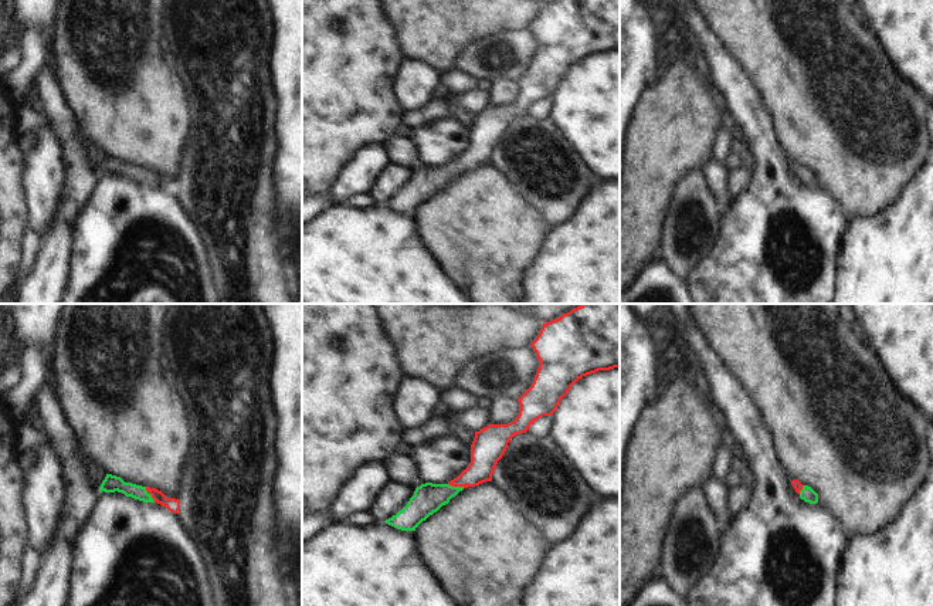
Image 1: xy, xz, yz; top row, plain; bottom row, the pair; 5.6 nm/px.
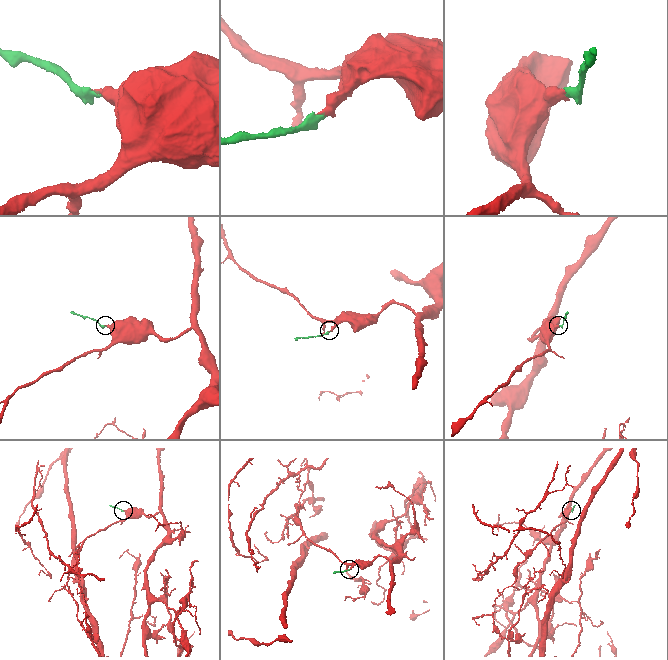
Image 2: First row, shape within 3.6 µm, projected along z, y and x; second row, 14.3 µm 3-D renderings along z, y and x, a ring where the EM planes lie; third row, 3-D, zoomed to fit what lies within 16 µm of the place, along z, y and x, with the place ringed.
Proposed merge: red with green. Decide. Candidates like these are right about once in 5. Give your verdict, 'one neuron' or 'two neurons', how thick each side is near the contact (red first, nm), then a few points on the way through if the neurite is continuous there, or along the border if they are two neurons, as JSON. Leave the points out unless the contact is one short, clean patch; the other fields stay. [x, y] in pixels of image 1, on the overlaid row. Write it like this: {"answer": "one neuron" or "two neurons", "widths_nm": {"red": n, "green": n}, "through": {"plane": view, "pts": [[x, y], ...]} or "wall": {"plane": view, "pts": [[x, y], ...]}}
{"answer": "one neuron", "widths_nm": {"red": 180, "green": 170}, "through": {"plane": "xz", "pts": [[485, 452], [484, 460], [457, 486], [428, 498]]}}

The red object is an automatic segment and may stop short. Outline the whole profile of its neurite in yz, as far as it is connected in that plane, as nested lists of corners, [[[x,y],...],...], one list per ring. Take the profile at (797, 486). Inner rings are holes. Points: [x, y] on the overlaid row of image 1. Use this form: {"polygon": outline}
{"polygon": [[[793,480],[791,484],[801,500],[810,504],[818,502],[818,494],[811,487],[803,485],[798,480]]]}

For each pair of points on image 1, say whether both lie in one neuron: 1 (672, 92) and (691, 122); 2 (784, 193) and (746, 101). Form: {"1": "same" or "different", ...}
{"1": "same", "2": "same"}

